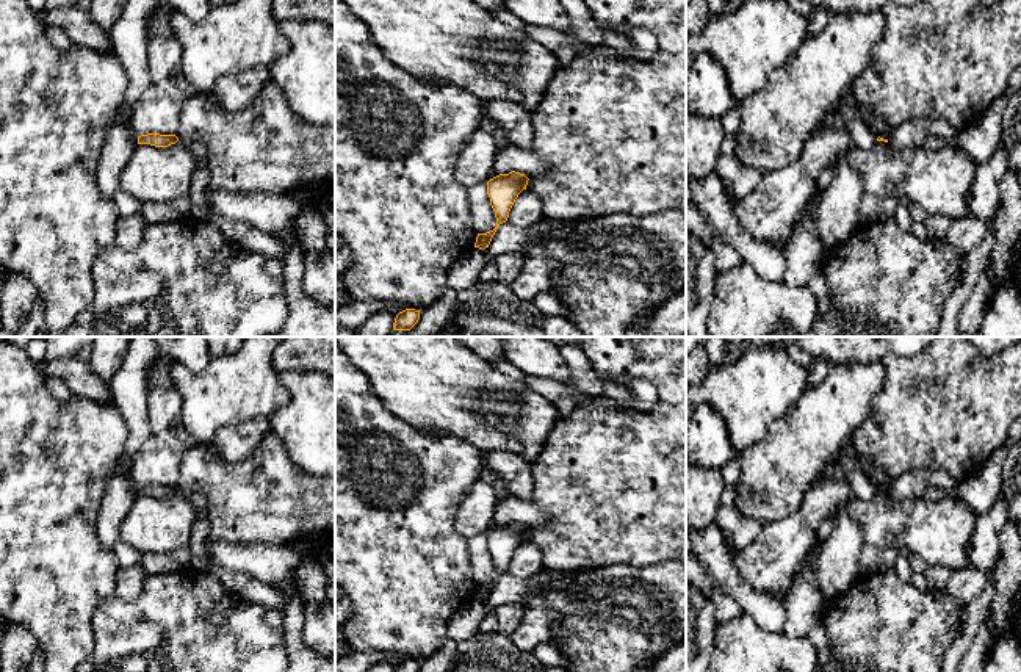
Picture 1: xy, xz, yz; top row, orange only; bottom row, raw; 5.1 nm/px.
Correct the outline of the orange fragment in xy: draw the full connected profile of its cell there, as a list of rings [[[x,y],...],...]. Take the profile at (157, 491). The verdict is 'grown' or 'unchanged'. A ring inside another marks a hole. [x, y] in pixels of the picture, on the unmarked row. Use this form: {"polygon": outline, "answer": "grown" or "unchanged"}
{"polygon": [[[147,484],[138,487],[138,495],[150,495],[155,498],[168,498],[175,495],[179,489],[175,486],[160,486],[160,484]]], "answer": "unchanged"}

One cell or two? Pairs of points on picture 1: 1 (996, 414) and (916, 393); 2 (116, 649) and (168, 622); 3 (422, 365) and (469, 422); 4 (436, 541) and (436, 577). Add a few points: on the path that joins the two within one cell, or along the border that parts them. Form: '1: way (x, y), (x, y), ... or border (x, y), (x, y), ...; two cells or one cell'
1: way (976, 408), (937, 408); one cell
2: way (129, 649), (140, 649), (155, 633); one cell
3: way (432, 379), (458, 408); one cell
4: way (436, 550), (436, 567); one cell

